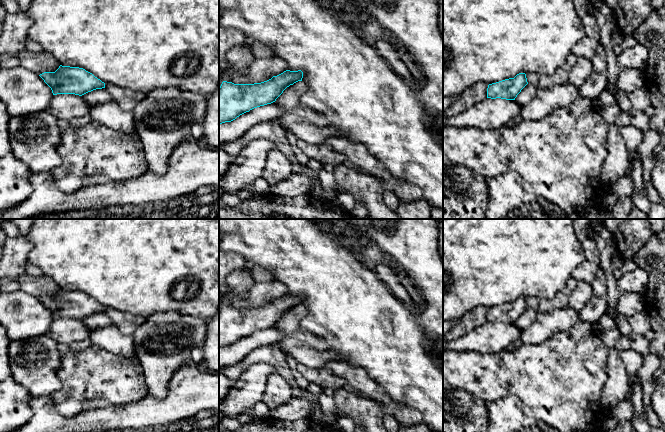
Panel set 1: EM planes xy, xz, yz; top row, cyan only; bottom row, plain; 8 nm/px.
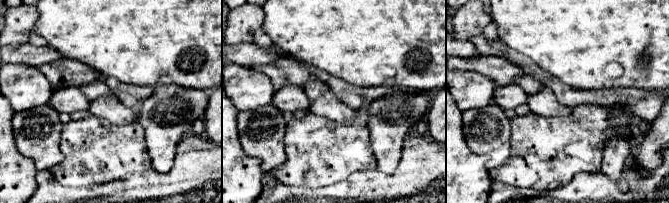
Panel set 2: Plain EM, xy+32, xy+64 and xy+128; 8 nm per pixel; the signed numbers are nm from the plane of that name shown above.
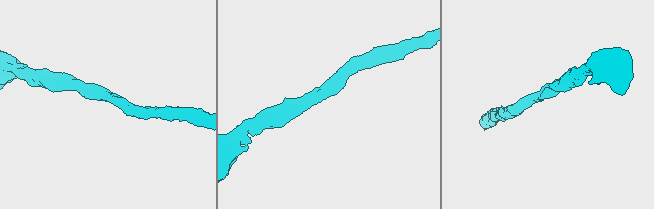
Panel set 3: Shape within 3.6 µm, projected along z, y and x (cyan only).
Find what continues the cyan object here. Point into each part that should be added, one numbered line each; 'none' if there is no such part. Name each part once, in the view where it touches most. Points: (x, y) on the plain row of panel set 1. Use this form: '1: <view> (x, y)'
none

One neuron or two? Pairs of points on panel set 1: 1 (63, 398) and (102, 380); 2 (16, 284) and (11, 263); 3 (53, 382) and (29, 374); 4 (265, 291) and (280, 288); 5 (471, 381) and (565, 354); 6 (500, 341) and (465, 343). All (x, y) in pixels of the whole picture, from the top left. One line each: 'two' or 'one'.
1: one
2: two
3: one
4: one
5: one
6: one

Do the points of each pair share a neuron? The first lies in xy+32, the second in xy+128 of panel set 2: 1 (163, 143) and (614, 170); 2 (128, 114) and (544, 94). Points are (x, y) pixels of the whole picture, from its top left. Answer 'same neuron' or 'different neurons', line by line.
1: same neuron
2: same neuron

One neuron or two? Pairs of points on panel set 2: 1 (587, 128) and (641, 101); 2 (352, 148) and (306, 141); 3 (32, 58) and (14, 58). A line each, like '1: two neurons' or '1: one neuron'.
1: two neurons
2: one neuron
3: one neuron

